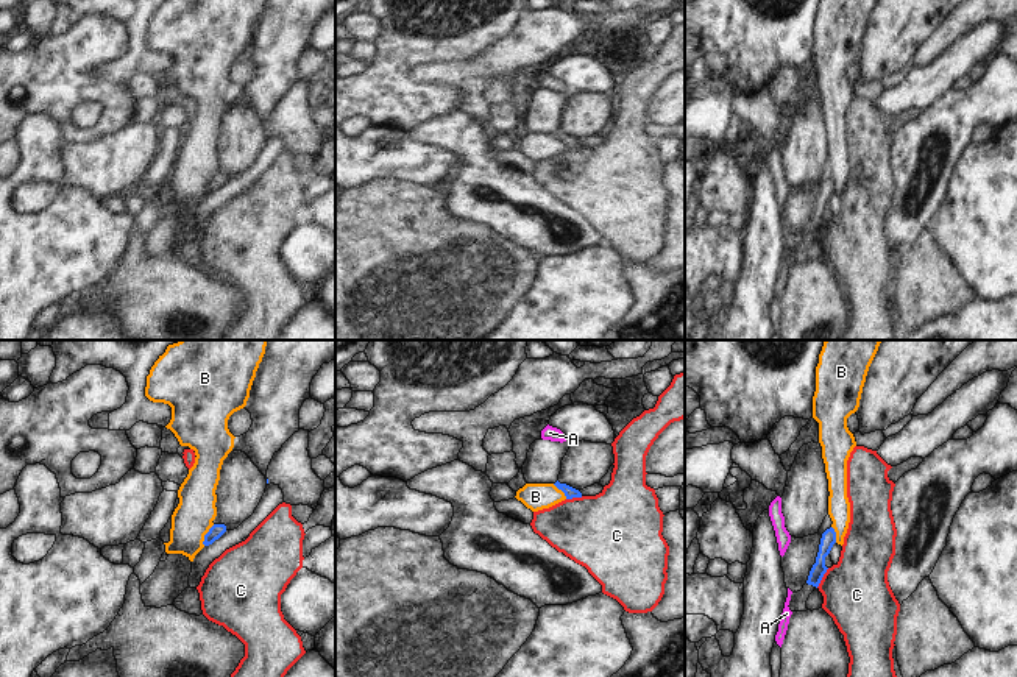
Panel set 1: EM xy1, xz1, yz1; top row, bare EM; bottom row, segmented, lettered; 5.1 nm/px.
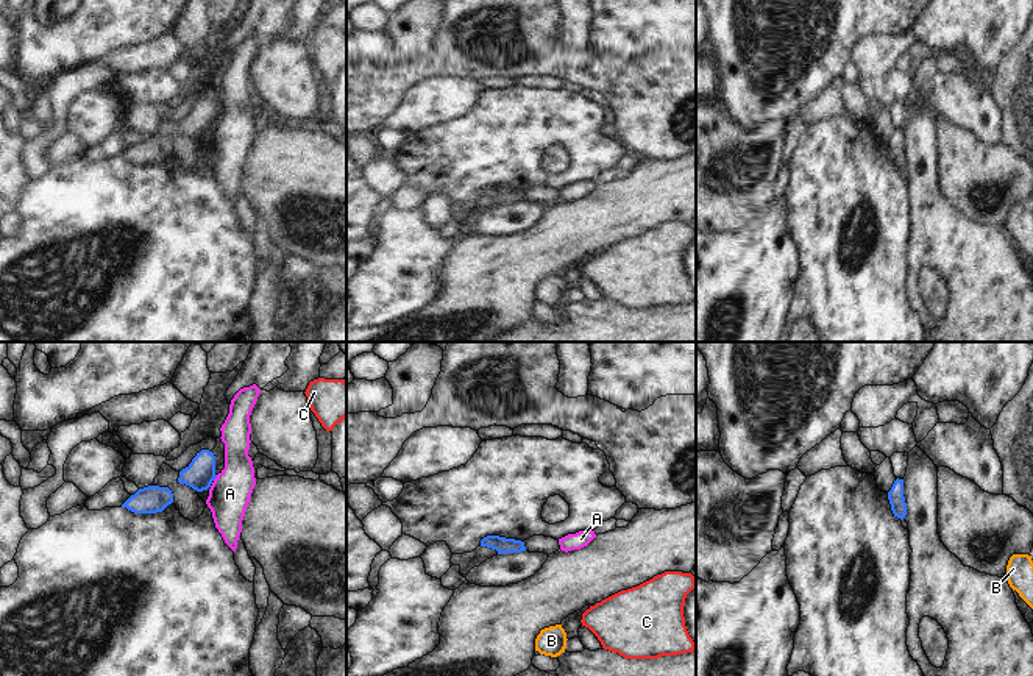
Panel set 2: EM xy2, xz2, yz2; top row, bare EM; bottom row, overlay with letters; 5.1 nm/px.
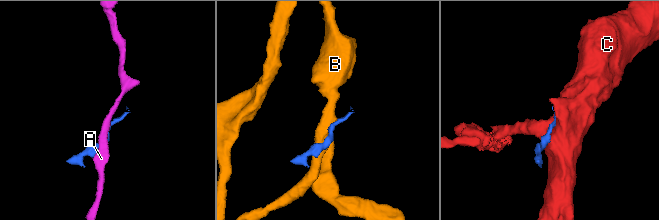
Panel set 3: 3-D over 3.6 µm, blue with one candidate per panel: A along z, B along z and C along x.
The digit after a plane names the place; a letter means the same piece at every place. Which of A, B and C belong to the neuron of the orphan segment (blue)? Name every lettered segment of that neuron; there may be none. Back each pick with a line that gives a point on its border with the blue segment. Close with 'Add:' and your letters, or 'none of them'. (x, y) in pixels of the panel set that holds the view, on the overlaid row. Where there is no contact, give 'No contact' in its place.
Add: none of them.

